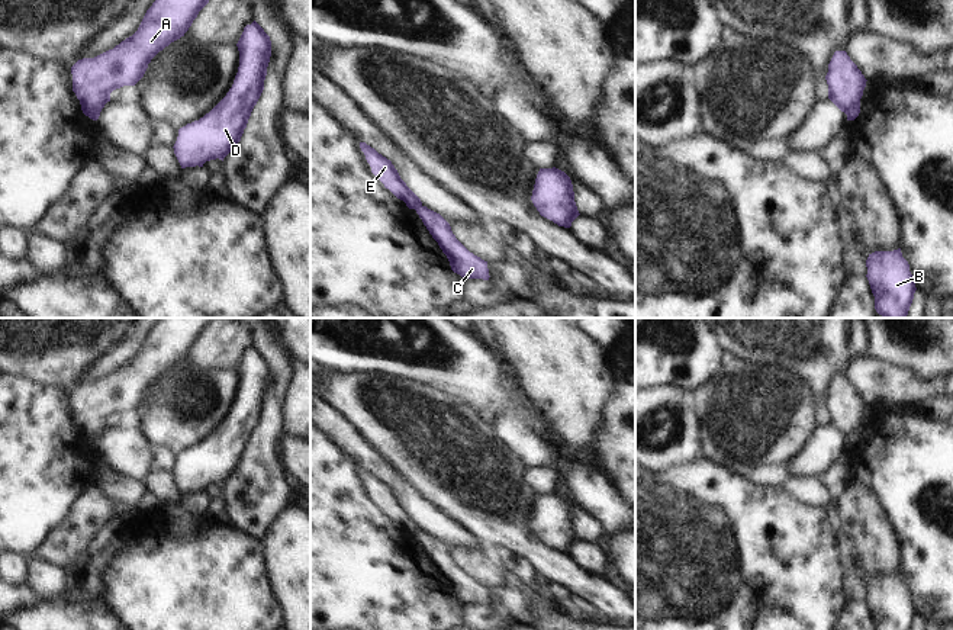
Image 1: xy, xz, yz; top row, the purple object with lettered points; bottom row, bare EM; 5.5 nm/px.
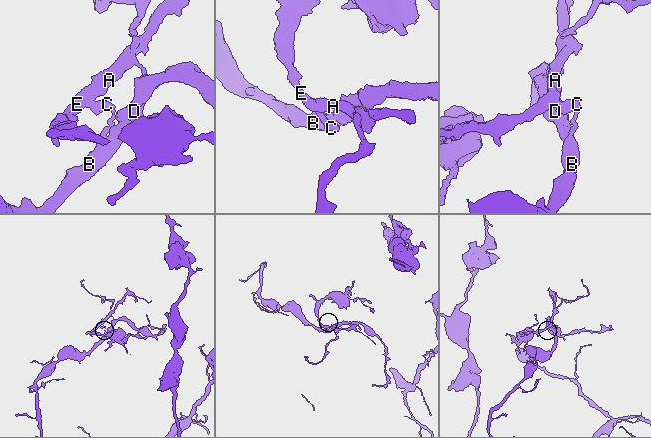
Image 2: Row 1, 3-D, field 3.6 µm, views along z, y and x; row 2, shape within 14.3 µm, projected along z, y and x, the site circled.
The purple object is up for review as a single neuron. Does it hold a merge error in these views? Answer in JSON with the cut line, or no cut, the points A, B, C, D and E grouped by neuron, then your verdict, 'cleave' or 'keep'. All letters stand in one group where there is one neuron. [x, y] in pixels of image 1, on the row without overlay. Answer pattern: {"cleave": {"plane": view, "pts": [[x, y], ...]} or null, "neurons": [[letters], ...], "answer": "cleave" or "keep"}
{"cleave": {"plane": "yz", "pts": [[859, 426], [846, 439]]}, "neurons": [["A", "E"], ["B", "C", "D"]], "answer": "cleave"}

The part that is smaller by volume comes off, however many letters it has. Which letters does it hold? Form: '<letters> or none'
A, E

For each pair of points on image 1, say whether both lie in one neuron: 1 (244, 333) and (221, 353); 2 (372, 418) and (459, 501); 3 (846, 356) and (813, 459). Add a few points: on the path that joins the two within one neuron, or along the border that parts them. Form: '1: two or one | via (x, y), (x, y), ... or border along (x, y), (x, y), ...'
1: one | via (238, 336), (227, 347)
2: one | via (393, 434), (438, 479)
3: two | border along (818, 423), (827, 424)

